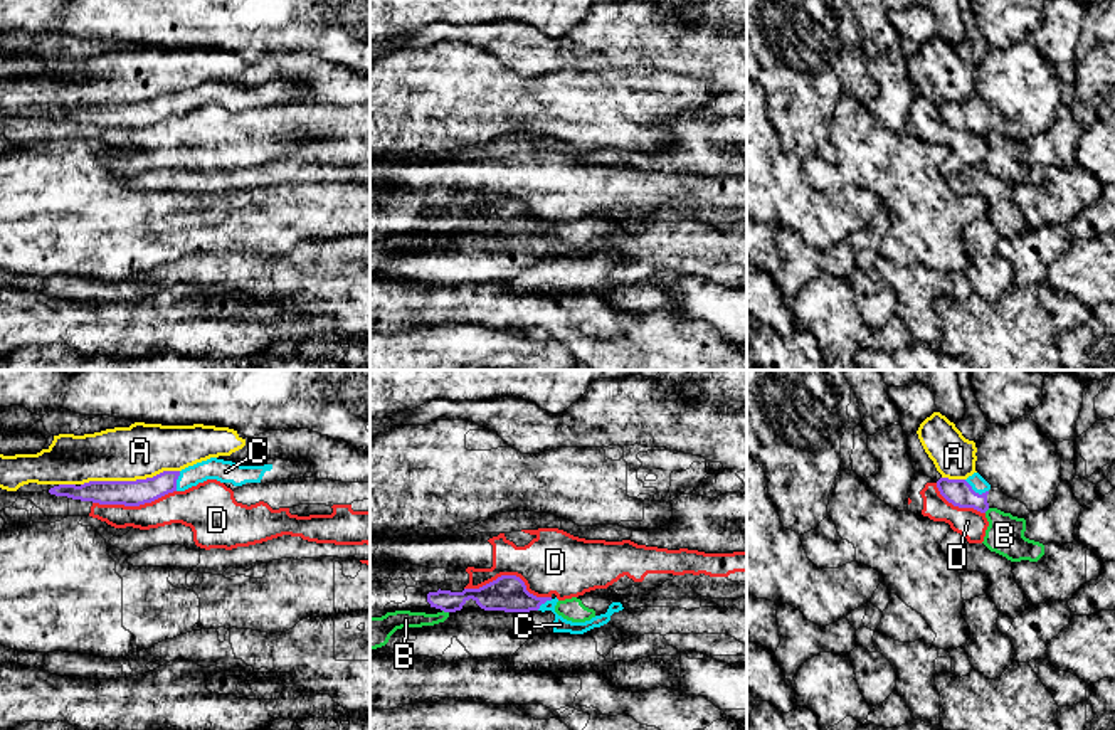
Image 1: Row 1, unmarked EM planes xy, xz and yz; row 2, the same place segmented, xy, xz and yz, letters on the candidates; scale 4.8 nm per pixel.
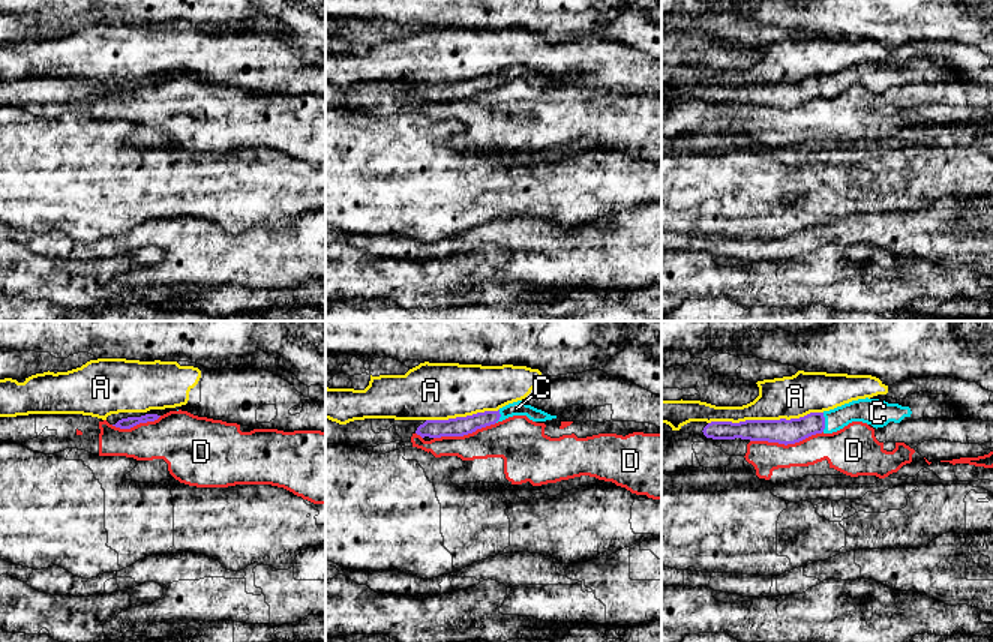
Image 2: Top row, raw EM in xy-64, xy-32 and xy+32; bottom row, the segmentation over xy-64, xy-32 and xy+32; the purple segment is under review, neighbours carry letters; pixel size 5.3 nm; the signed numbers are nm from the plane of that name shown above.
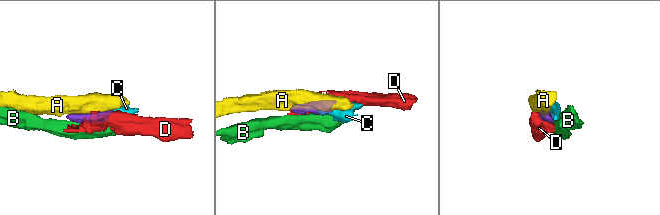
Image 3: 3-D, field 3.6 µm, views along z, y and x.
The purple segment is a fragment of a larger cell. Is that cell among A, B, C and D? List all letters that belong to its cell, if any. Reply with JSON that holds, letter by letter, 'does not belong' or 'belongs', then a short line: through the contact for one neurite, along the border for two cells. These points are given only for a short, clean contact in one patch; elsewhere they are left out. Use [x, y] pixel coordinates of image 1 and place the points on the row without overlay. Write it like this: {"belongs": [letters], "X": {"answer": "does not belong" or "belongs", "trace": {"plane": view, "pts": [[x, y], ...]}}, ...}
{"belongs": ["C"], "A": {"answer": "does not belong"}, "B": {"answer": "does not belong"}, "C": {"answer": "belongs", "trace": {"plane": "yz", "pts": [[957, 115], [974, 115], [979, 108]]}}, "D": {"answer": "does not belong"}}

